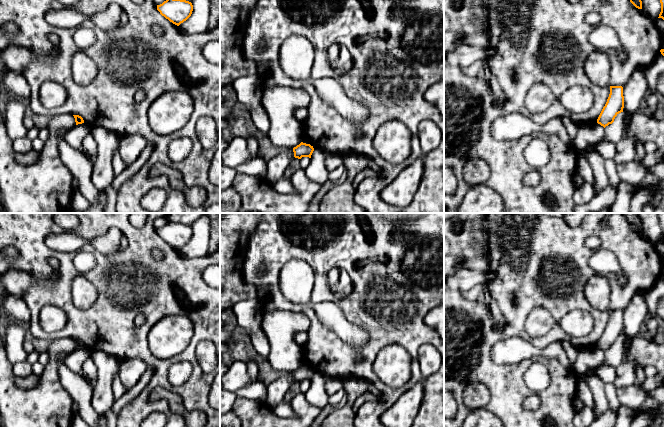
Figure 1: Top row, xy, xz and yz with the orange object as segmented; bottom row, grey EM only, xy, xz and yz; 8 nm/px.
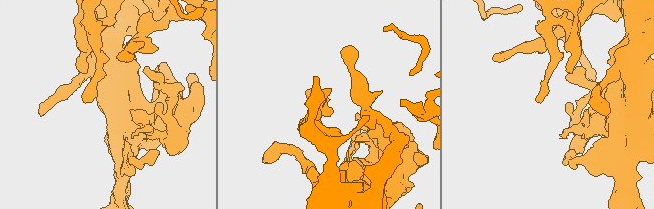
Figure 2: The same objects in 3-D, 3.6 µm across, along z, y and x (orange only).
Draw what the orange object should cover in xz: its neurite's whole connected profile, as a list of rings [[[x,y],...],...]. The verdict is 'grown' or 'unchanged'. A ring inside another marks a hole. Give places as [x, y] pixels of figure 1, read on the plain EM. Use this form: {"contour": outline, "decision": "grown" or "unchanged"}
{"contour": [[[301,366],[299,369],[293,372],[294,381],[298,383],[301,383],[302,381],[311,382],[313,375],[314,375],[313,370],[303,366]]], "decision": "unchanged"}

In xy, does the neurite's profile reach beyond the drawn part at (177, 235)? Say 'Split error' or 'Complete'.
Complete

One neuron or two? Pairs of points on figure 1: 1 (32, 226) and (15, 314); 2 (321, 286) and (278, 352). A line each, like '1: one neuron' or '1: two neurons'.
1: two neurons
2: two neurons

